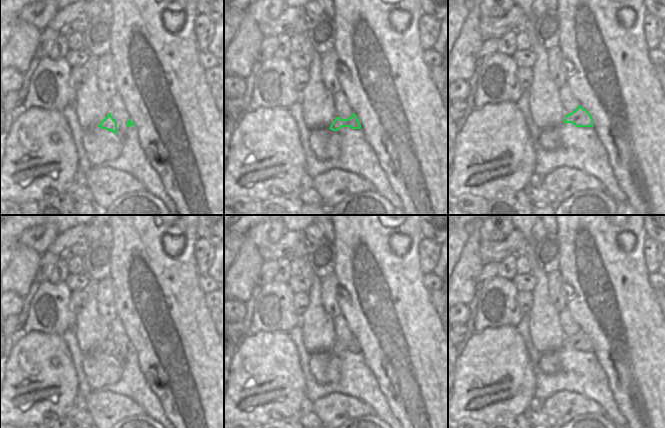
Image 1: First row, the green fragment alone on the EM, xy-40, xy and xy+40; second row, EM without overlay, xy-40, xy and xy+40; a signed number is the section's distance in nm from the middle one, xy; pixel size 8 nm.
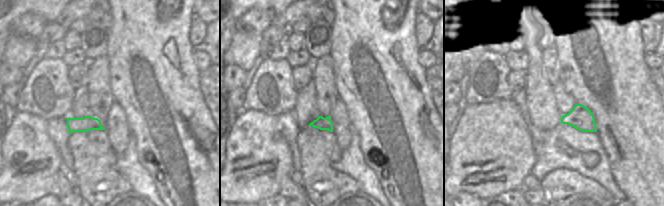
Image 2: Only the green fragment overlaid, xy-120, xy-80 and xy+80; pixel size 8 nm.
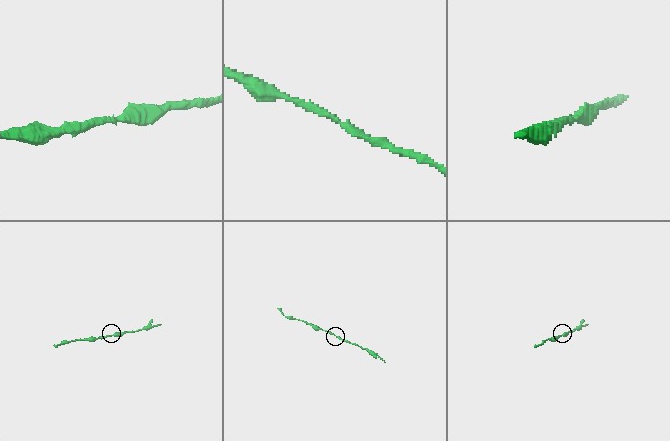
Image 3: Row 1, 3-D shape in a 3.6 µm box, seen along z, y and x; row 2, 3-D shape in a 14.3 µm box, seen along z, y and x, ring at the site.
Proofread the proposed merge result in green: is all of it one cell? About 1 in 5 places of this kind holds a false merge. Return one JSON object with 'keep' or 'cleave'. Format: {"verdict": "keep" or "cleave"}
{"verdict": "keep"}

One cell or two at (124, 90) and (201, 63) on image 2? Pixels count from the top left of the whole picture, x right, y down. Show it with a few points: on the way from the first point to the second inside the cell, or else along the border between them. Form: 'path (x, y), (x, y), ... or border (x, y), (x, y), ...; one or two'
border (194, 50), (194, 64), (200, 72); two

